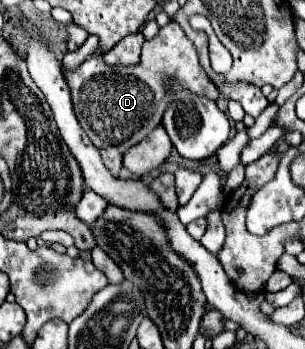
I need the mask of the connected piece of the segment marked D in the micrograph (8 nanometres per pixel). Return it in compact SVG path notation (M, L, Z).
M169 21L169 25L161 27L153 39L145 41L141 61L137 65L107 65L101 53L93 53L77 71L65 73L79 125L85 129L93 145L101 151L105 167L115 177L123 167L123 153L143 141L161 123L163 111L169 103L169 77L175 77L179 83L215 103L219 99L217 87L209 81L199 63L195 45L187 39L183 29L175 21Z

